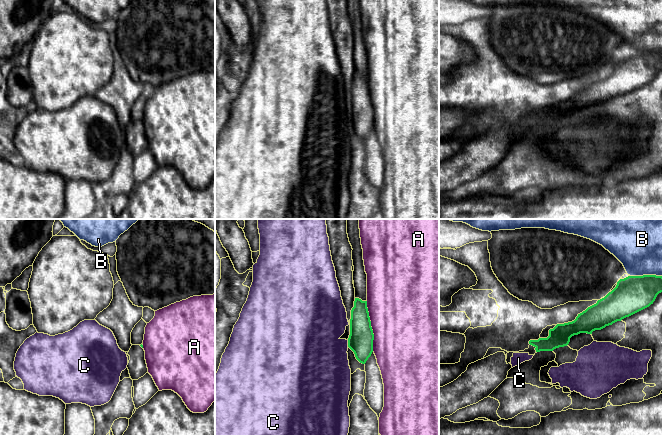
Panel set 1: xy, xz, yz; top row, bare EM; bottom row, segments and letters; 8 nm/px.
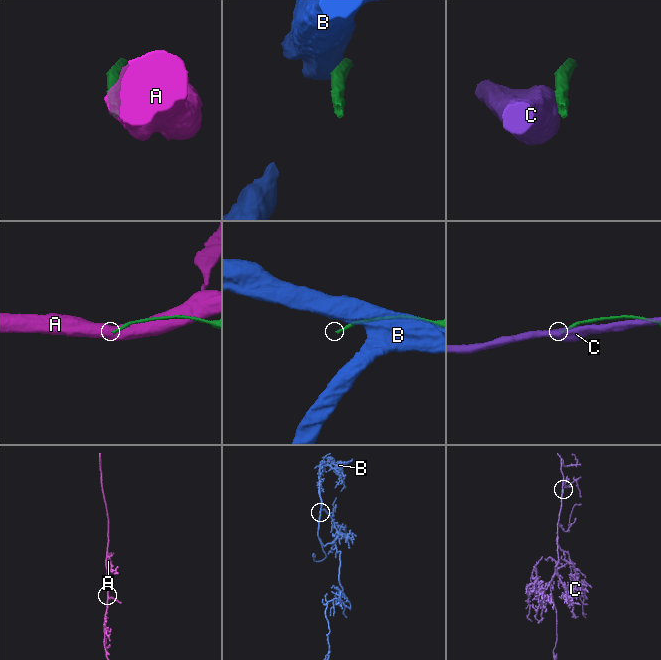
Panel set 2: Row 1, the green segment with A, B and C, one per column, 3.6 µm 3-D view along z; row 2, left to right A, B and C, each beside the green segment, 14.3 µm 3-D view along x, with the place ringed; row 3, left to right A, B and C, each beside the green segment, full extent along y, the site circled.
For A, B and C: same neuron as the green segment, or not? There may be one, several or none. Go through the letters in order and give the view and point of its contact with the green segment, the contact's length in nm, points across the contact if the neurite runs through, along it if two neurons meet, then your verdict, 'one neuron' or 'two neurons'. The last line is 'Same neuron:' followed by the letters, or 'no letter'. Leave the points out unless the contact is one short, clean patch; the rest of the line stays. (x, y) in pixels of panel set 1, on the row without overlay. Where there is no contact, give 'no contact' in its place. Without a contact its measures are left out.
A: xz (370, 102) | 420 nm | two neurons
B: yz (646, 51) | 260 nm | two neurons
C: xz (348, 119) | 60 nm | along xz (347, 116), (348, 122) | two neurons
Same neuron: no letter

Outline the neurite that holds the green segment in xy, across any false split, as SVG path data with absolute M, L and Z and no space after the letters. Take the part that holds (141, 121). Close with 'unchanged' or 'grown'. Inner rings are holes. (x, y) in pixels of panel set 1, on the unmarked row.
M132 121L128 131L130 132L130 136L127 144L130 153L132 156L138 156L148 148L143 121Z | grown

